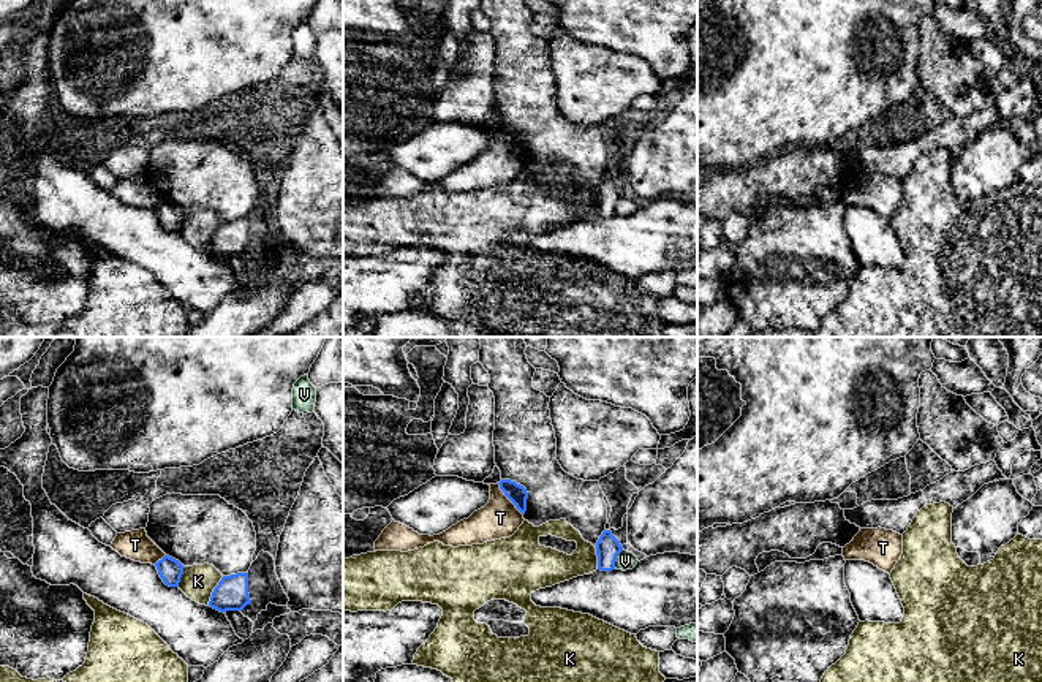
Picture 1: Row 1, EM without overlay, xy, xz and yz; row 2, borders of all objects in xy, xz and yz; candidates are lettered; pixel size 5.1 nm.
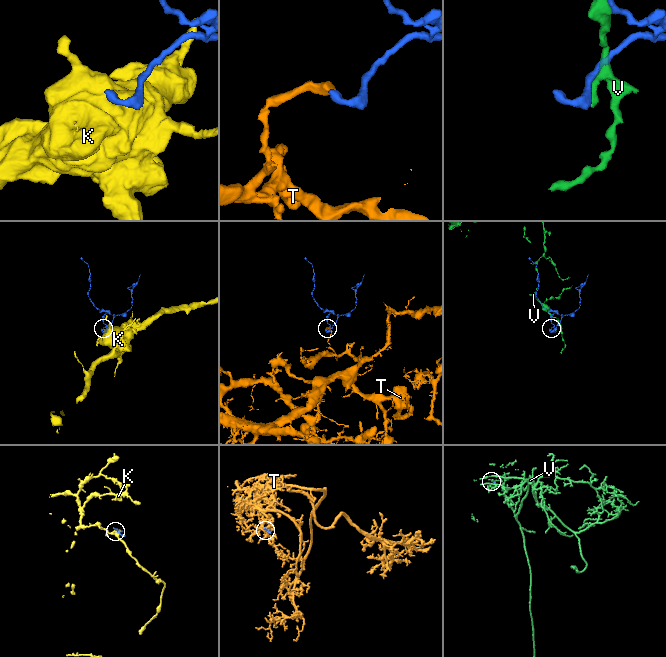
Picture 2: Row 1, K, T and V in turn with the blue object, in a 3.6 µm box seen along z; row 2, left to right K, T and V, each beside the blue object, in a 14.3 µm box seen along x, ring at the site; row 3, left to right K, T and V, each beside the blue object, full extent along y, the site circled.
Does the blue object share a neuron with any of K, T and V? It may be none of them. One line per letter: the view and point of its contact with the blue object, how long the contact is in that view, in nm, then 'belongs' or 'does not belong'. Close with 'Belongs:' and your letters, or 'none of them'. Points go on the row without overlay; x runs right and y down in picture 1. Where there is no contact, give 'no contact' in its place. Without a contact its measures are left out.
K: meets blue in xy at (214, 236); contact 170 nm long; does not belong
T: meets blue in xz at (508, 143); contact 220 nm long; does not belong
V: meets blue in xz at (615, 203); contact 110 nm long; does not belong
Belongs: none of them

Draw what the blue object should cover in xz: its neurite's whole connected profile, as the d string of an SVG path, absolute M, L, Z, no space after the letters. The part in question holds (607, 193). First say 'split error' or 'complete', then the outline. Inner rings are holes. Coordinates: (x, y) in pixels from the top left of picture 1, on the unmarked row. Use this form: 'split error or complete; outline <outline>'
complete; outline M604 176L596 188L598 215L612 217L615 215L617 201L621 198L623 191L612 180L610 176Z

